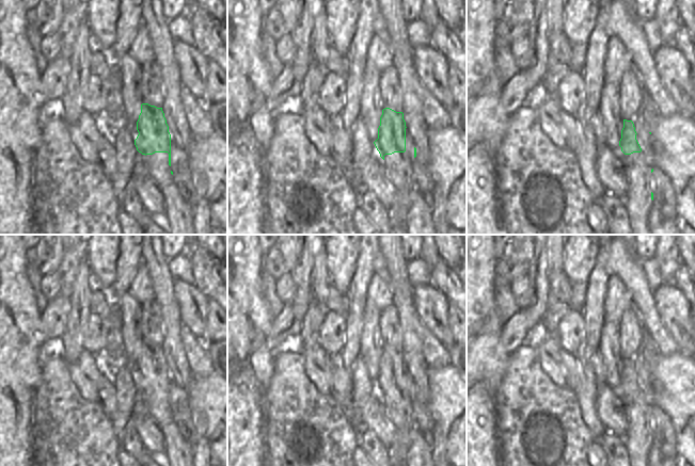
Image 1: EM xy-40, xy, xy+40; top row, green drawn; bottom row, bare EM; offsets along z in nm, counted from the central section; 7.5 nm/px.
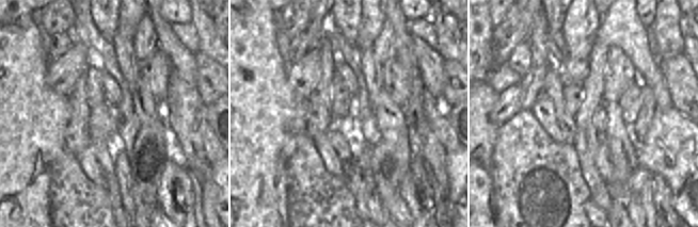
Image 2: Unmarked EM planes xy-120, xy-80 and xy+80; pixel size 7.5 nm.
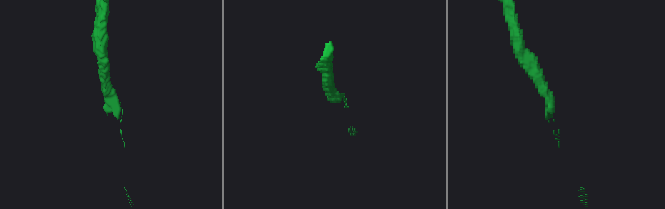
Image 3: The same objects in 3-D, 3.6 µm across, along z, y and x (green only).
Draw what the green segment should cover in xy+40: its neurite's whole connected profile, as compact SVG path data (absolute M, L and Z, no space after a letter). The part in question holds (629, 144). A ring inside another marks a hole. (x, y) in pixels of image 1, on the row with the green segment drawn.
M623 119L619 147L614 154L621 160L628 179L626 209L632 235L650 235L647 220L653 206L651 174L653 172L653 146L651 132L641 147L632 120Z

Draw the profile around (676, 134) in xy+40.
M680 113L662 116L651 138L662 147L659 152L653 152L653 165L670 179L677 203L677 219L695 228L695 125L692 118Z

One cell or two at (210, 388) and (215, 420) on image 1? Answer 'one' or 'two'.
one

